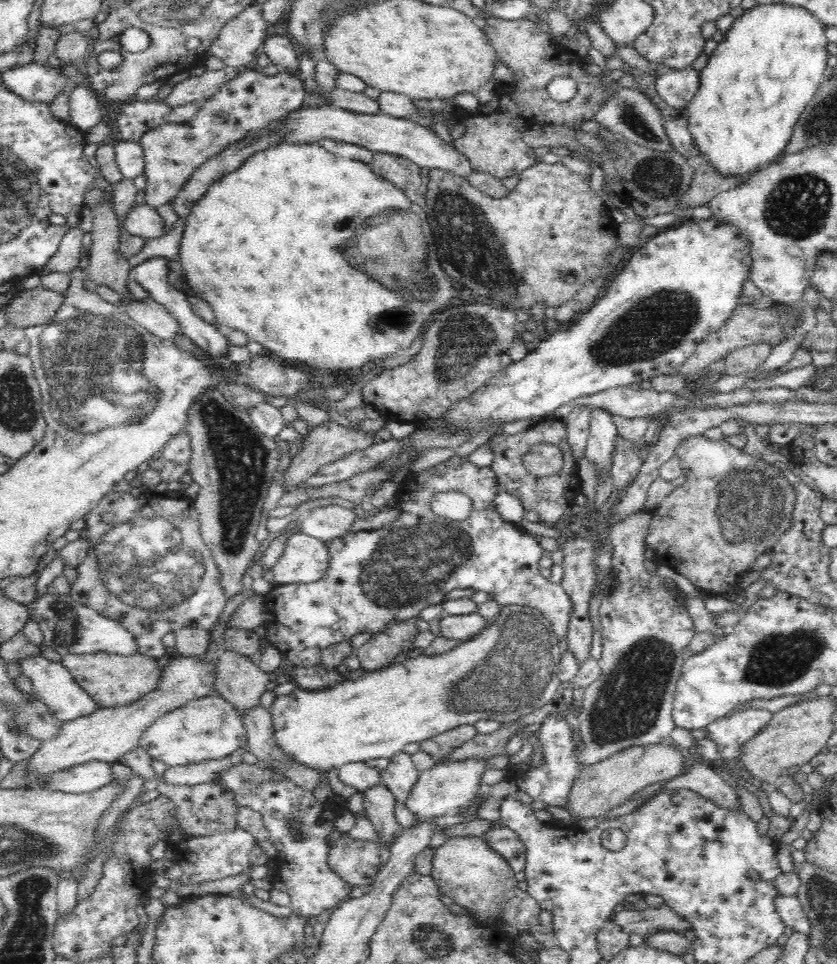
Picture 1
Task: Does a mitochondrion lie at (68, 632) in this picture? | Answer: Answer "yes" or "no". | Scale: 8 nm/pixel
yes

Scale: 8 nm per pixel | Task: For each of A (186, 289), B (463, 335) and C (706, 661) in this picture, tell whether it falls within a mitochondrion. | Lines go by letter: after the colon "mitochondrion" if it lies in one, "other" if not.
A: other
B: mitochondrion
C: other

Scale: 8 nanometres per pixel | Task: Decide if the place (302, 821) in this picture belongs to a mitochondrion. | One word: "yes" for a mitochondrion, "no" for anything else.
yes

